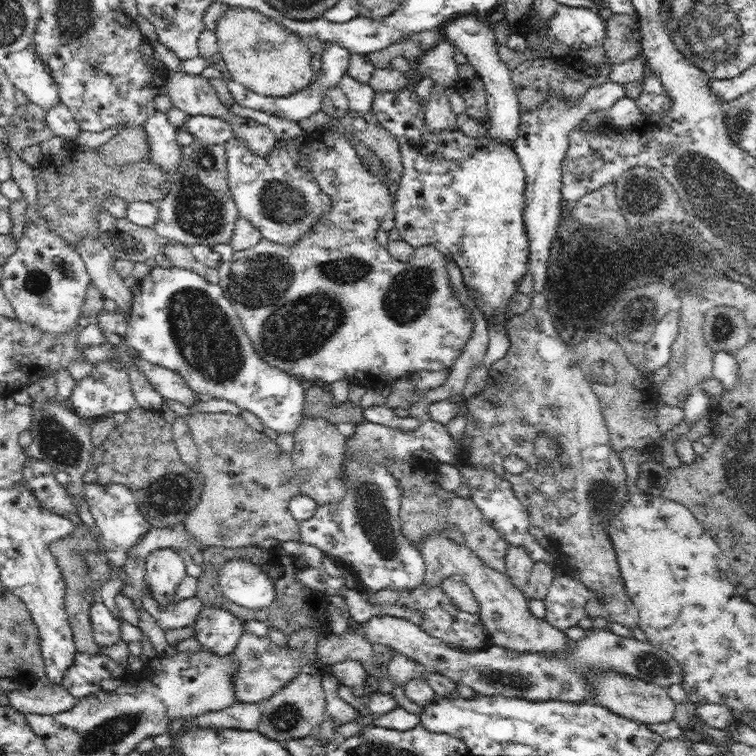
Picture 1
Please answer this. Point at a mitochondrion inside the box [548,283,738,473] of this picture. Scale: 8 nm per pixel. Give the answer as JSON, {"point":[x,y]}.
{"point":[639,310]}

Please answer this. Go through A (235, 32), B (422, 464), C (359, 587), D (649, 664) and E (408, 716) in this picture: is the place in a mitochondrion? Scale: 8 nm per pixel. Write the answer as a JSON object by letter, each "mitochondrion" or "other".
{"A":"other","B":"other","C":"other","D":"mitochondrion","E":"other"}

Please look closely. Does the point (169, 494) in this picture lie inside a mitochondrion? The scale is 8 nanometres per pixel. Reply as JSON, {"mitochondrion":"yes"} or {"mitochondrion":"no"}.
{"mitochondrion":"yes"}

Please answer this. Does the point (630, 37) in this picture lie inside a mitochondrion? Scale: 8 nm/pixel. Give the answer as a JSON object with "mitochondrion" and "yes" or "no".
{"mitochondrion":"no"}

